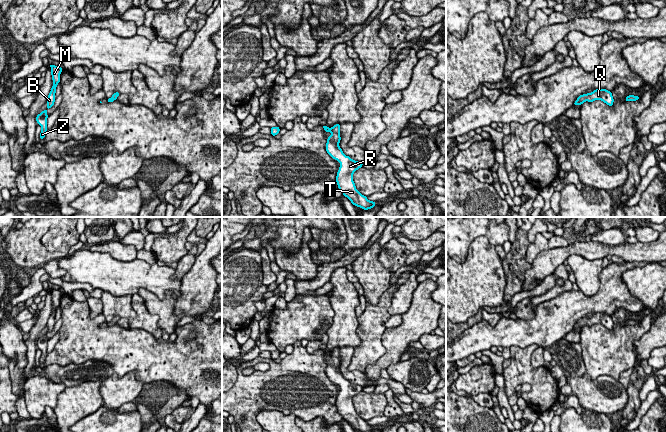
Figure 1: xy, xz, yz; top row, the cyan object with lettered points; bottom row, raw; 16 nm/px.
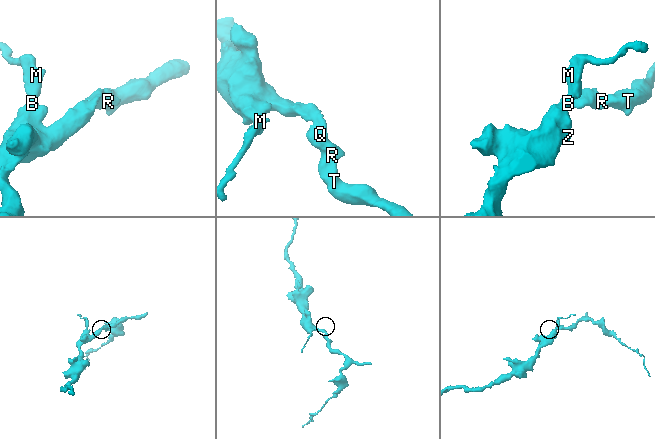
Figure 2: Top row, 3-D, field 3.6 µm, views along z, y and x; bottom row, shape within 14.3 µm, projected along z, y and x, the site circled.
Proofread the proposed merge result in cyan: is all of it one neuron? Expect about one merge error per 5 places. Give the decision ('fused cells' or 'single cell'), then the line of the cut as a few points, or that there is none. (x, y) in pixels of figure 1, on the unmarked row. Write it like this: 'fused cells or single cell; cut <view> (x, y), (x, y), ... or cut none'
single cell; cut none

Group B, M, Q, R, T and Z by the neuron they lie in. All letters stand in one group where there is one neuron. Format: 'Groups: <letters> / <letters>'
Groups: B M Q R T Z

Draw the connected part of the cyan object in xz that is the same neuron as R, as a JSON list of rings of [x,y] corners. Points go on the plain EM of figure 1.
[[[335,348],[333,351],[328,352],[326,349],[322,350],[325,356],[330,356],[331,359],[327,363],[326,375],[333,383],[340,387],[339,394],[336,400],[338,413],[347,421],[351,427],[361,432],[373,432],[376,427],[370,425],[366,420],[362,419],[355,410],[353,405],[353,397],[363,390],[363,387],[351,383],[346,380],[339,370],[340,361],[340,348]]]

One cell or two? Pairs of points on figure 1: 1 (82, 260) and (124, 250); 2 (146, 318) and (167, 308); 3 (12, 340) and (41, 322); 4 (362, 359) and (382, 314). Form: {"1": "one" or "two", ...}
{"1": "two", "2": "two", "3": "two", "4": "one"}

